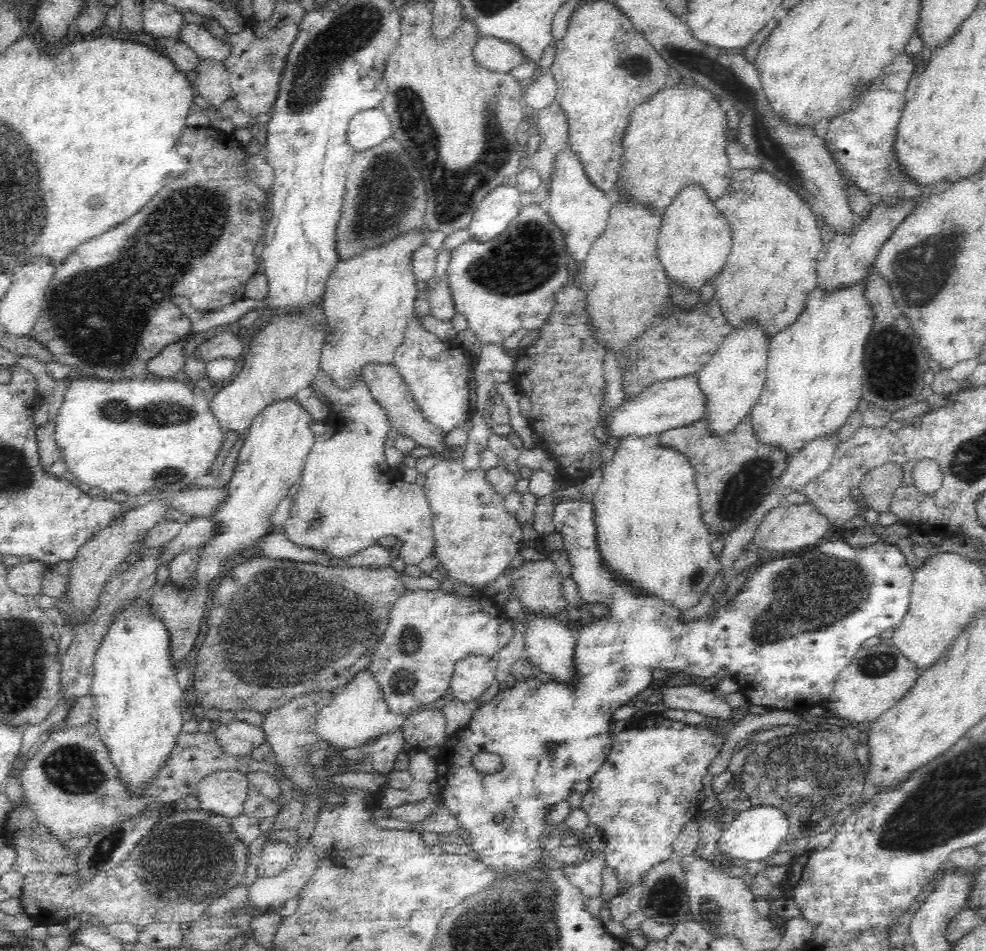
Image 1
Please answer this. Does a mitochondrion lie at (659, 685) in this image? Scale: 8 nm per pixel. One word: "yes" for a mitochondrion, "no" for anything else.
no

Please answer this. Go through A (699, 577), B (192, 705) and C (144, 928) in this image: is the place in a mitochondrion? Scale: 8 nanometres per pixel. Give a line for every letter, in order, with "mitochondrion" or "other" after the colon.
A: mitochondrion
B: other
C: other

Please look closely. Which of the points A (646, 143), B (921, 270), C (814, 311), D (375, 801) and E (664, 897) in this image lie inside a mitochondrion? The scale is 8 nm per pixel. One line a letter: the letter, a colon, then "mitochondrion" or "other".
A: other
B: mitochondrion
C: other
D: other
E: mitochondrion

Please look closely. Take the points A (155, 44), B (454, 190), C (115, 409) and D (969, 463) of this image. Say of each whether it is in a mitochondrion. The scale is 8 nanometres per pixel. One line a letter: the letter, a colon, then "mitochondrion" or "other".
A: other
B: mitochondrion
C: mitochondrion
D: mitochondrion

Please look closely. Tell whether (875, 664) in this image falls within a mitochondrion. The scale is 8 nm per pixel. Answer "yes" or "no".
yes

